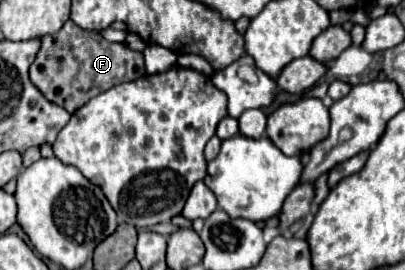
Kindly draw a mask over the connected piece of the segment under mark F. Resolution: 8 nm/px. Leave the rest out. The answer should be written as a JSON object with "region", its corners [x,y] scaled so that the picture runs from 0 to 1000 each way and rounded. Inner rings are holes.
{"region":[[[168,74],[148,119],[99,141],[99,156],[104,178],[74,244],[74,296],[123,378],[153,393],[173,422],[237,348],[360,274],[351,193],[331,193],[311,163],[262,156],[247,119],[202,111],[178,74]]]}

